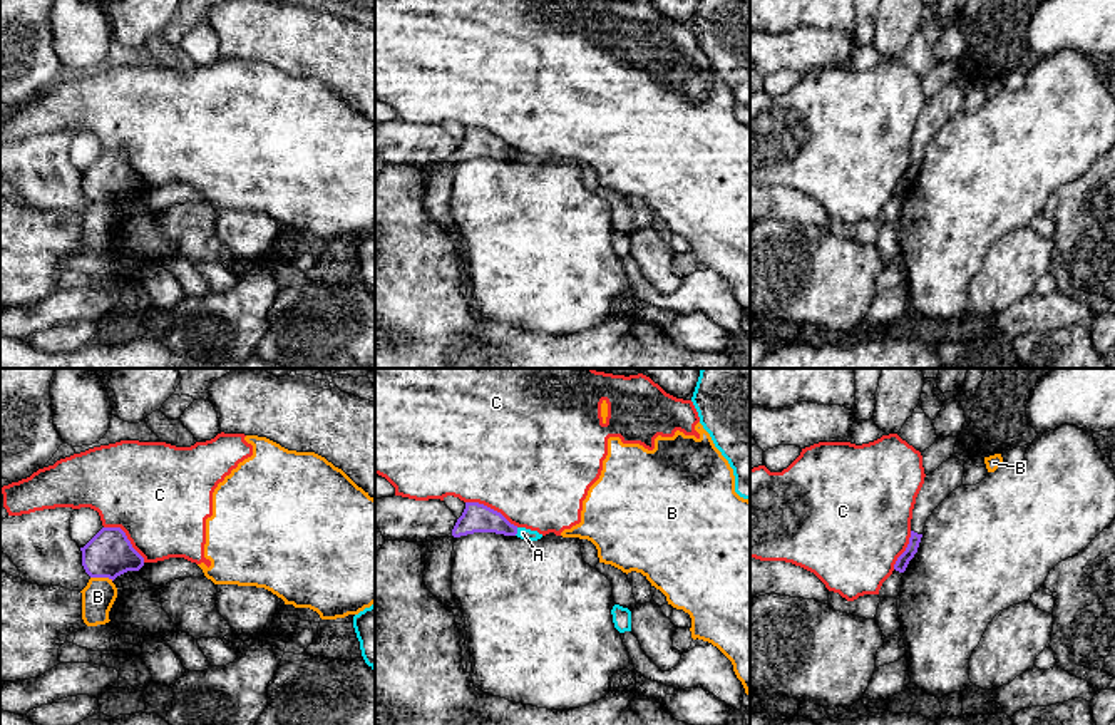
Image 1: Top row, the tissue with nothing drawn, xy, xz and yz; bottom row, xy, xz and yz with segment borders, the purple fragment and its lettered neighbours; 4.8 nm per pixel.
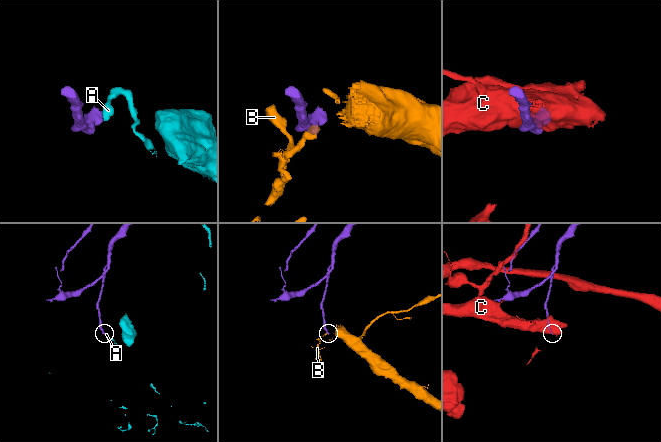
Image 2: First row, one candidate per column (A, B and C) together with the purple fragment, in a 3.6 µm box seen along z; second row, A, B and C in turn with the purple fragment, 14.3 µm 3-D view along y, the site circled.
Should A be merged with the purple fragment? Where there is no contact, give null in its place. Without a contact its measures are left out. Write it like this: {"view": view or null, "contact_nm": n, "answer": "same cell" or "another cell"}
{"view": "xz", "contact_nm": 40, "answer": "another cell"}

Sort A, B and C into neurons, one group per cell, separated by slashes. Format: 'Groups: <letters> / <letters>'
Groups: A / B C

